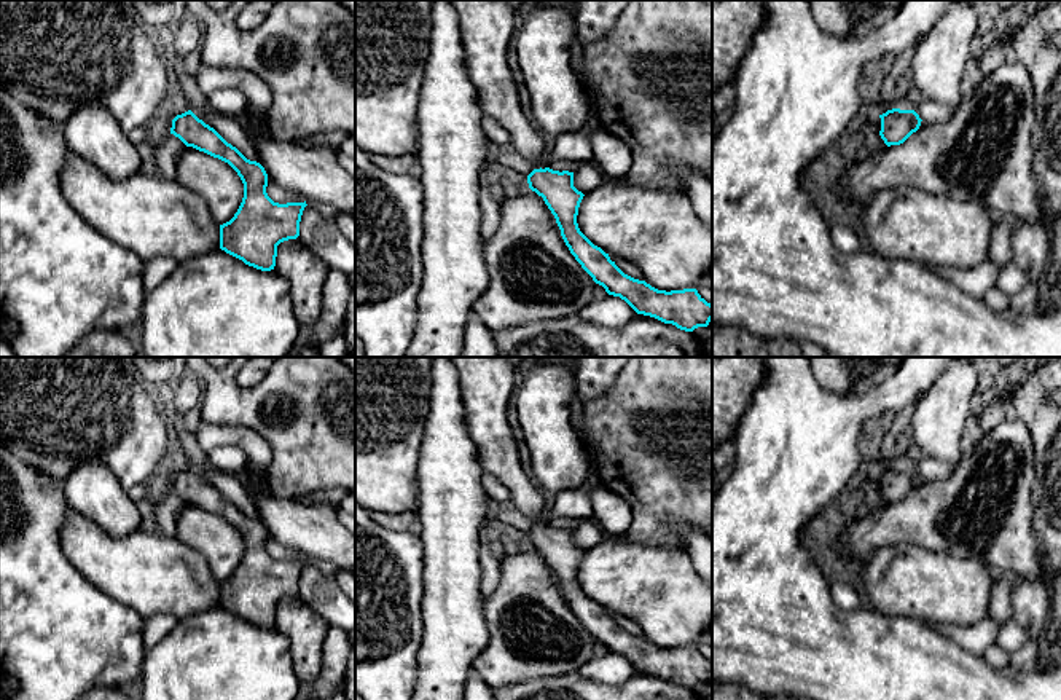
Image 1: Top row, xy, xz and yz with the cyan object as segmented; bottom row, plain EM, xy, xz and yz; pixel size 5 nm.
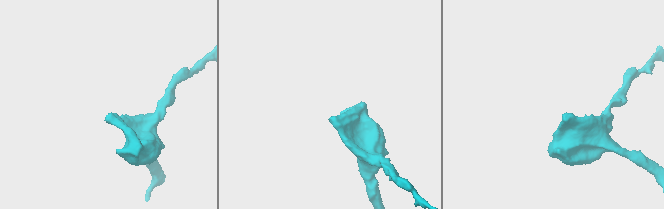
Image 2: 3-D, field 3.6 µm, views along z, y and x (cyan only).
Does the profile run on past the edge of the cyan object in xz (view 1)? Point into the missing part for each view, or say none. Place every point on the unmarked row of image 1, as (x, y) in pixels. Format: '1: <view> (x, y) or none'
1: xz (486, 385)

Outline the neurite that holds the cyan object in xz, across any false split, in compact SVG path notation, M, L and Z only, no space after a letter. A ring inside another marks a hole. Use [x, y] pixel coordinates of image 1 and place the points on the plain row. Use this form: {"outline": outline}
{"outline": "M452 357L459 373L459 386L465 410L465 424L473 440L478 461L484 472L492 474L508 488L515 507L532 523L527 541L532 549L543 555L556 576L561 593L570 611L593 638L605 646L609 652L624 657L637 671L655 674L664 681L672 681L680 687L693 689L707 684L712 678L712 662L707 660L696 646L658 647L645 638L624 631L601 604L594 603L578 585L577 572L583 550L574 544L574 529L553 528L543 515L546 510L545 494L523 467L513 431L508 424L507 410L515 389L515 370L505 357Z"}

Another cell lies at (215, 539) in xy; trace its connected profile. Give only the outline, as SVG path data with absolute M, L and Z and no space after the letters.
M193 504L180 510L175 537L207 561L218 584L234 574L244 555L237 529L228 520Z

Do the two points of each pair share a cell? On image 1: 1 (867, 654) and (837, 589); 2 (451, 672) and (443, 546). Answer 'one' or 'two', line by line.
1: two
2: one

